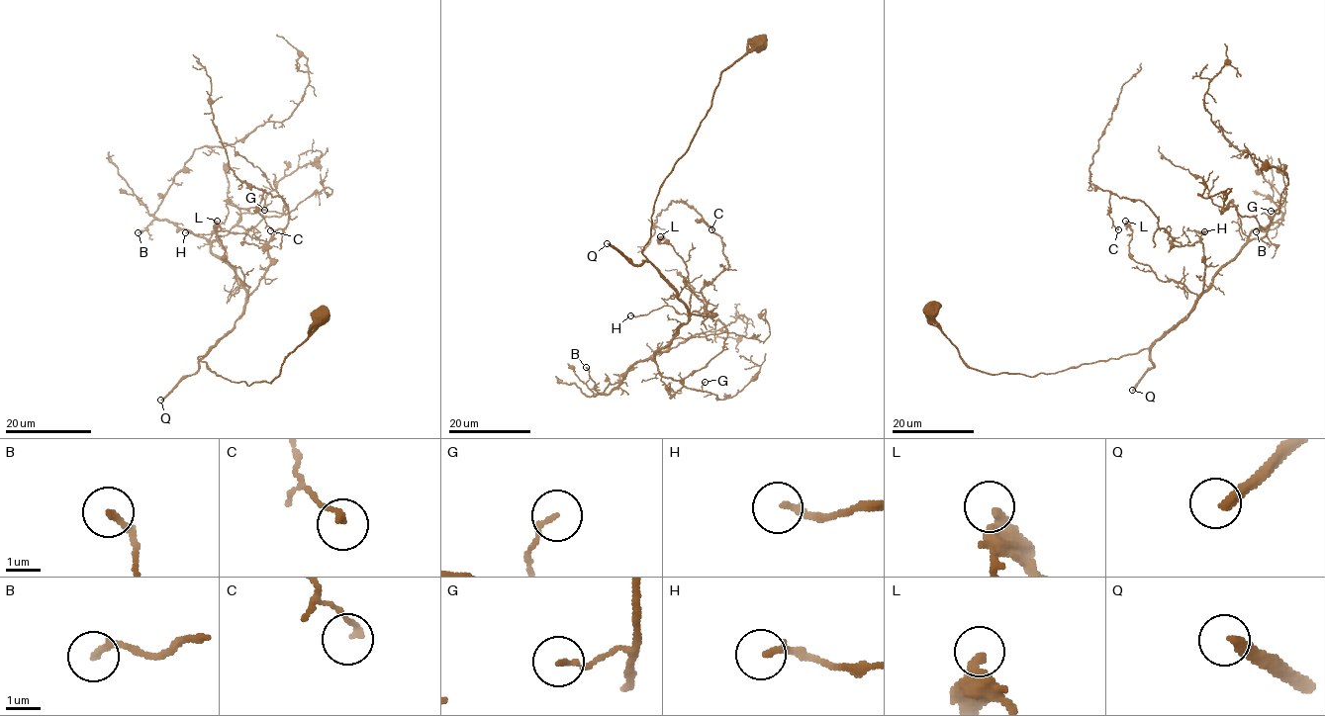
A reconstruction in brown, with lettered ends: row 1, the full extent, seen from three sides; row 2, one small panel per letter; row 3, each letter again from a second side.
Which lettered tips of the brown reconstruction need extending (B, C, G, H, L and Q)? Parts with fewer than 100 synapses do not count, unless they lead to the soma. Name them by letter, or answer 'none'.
Q

